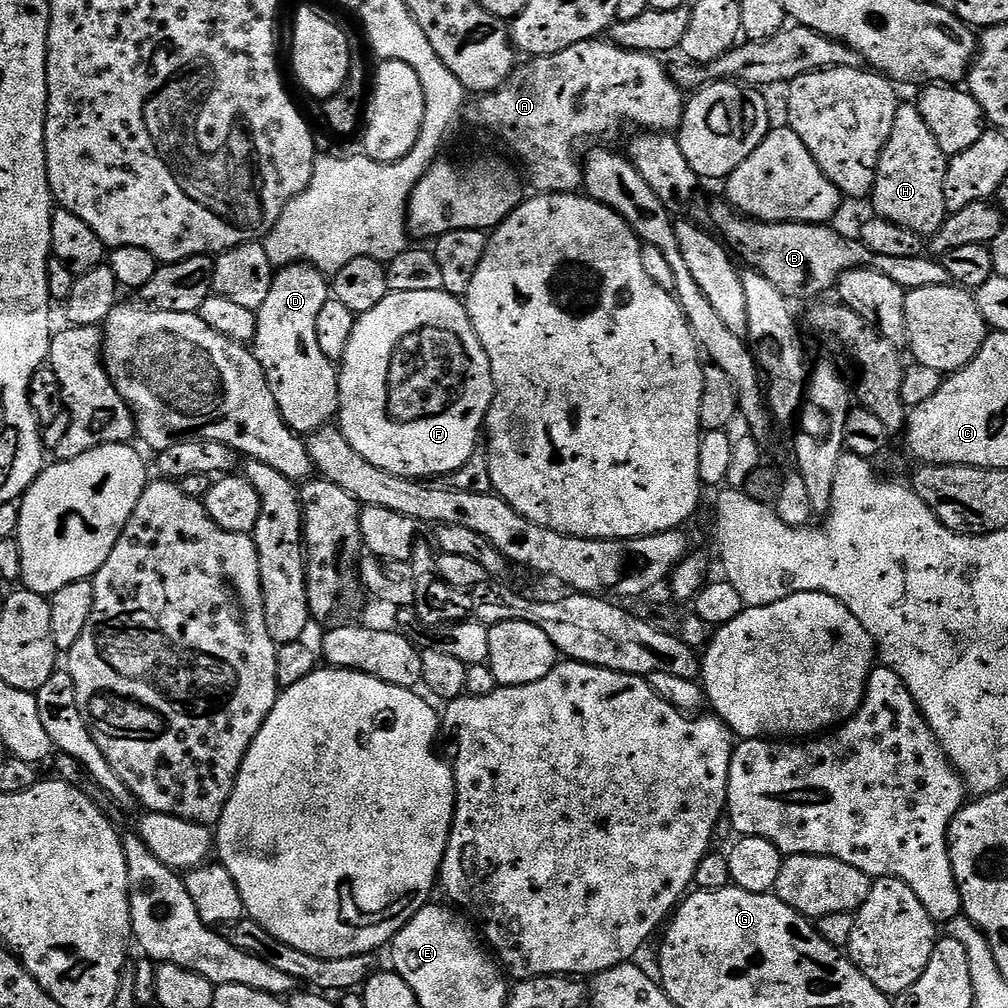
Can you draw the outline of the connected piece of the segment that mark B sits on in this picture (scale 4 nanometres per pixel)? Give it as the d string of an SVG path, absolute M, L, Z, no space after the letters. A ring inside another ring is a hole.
M721 202L721 204L713 206L712 220L716 223L717 229L715 228L715 231L718 233L719 239L723 241L733 257L739 258L741 261L744 259L748 263L745 265L749 269L755 270L758 274L768 278L770 282L774 282L774 286L778 286L778 290L782 290L784 295L789 298L795 298L795 296L823 297L820 296L823 292L831 293L835 289L842 274L846 274L855 268L878 270L878 274L886 274L886 278L898 282L898 286L902 286L905 290L918 290L922 286L942 286L952 283L950 274L946 274L943 263L931 255L921 254L914 258L897 258L887 254L874 254L874 250L867 248L858 238L847 240L842 233L835 232L832 226L828 224L794 224L791 222L765 224L762 220L754 220L737 212L727 202Z

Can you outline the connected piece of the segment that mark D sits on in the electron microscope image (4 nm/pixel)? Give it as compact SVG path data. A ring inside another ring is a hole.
M297 262L288 265L287 268L279 269L273 275L270 294L266 294L266 302L262 302L260 311L256 313L256 339L254 341L256 357L266 374L266 382L270 382L270 394L274 394L274 402L278 402L278 410L282 414L282 418L288 423L288 427L297 434L311 434L320 428L331 425L337 419L340 410L340 377L338 375L337 365L330 358L326 358L326 354L322 354L321 348L318 347L318 314L322 310L322 306L326 306L329 298L329 277L325 273L319 272L317 268L312 267L311 264Z

